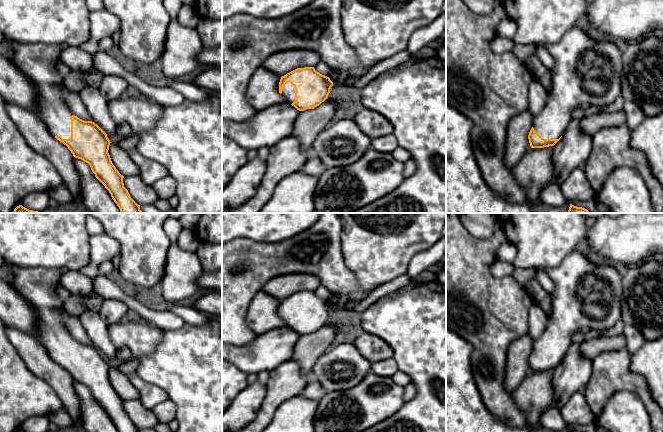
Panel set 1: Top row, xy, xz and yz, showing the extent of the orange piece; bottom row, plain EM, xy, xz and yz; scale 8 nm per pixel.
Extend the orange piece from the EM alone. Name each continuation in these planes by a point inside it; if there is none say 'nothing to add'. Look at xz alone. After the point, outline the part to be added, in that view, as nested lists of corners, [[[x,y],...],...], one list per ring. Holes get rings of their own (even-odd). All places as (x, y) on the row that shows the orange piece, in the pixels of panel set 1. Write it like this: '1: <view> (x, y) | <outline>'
1: xz (288, 93) | [[[288,82],[283,87],[281,95],[284,99],[284,102],[292,104],[295,101],[295,87],[290,82]]]

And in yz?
1: yz (587, 72) | [[[574,25],[558,43],[546,45],[546,49],[555,61],[551,71],[551,92],[547,93],[544,109],[533,119],[534,130],[544,139],[559,139],[566,131],[572,119],[572,113],[582,105],[608,106],[621,95],[621,76],[623,71],[622,46],[609,38],[595,41],[587,33]]]

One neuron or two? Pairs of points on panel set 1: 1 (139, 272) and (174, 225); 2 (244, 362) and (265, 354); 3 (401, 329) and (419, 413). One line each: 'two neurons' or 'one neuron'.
1: two neurons
2: one neuron
3: one neuron

